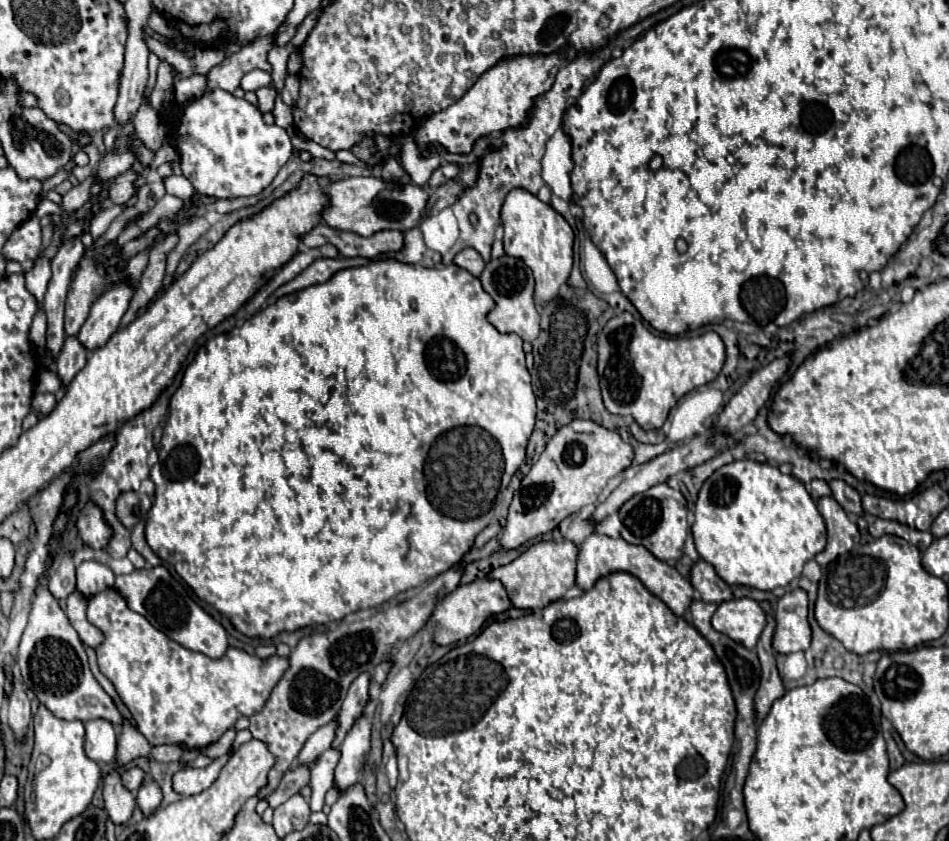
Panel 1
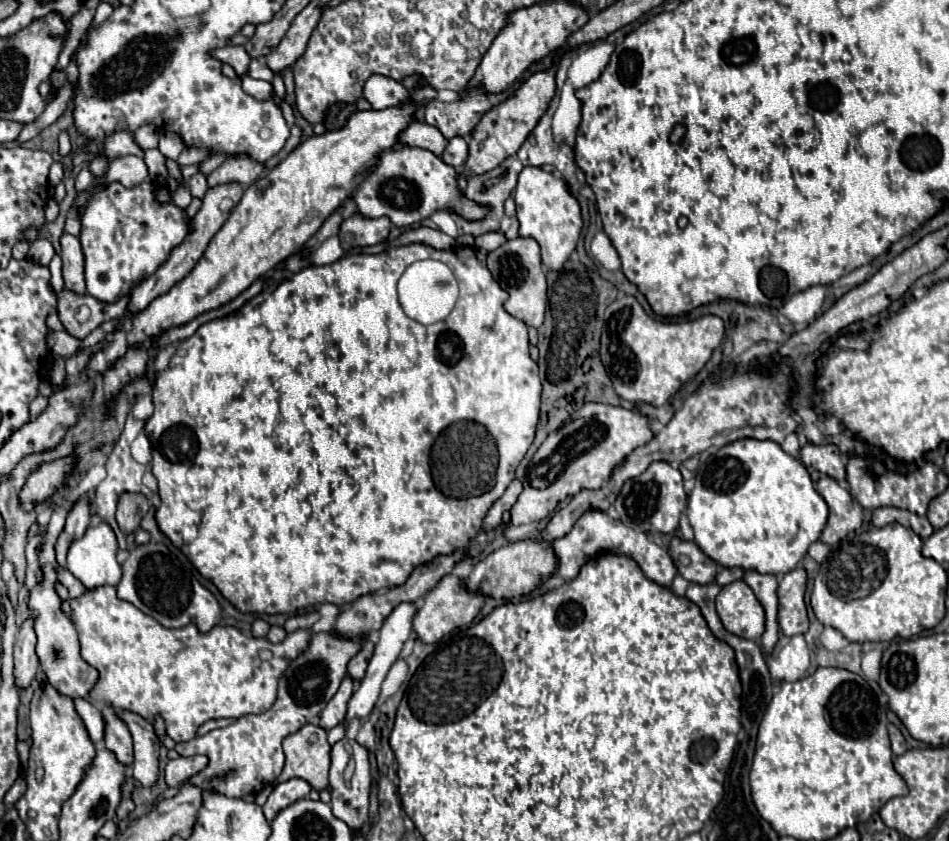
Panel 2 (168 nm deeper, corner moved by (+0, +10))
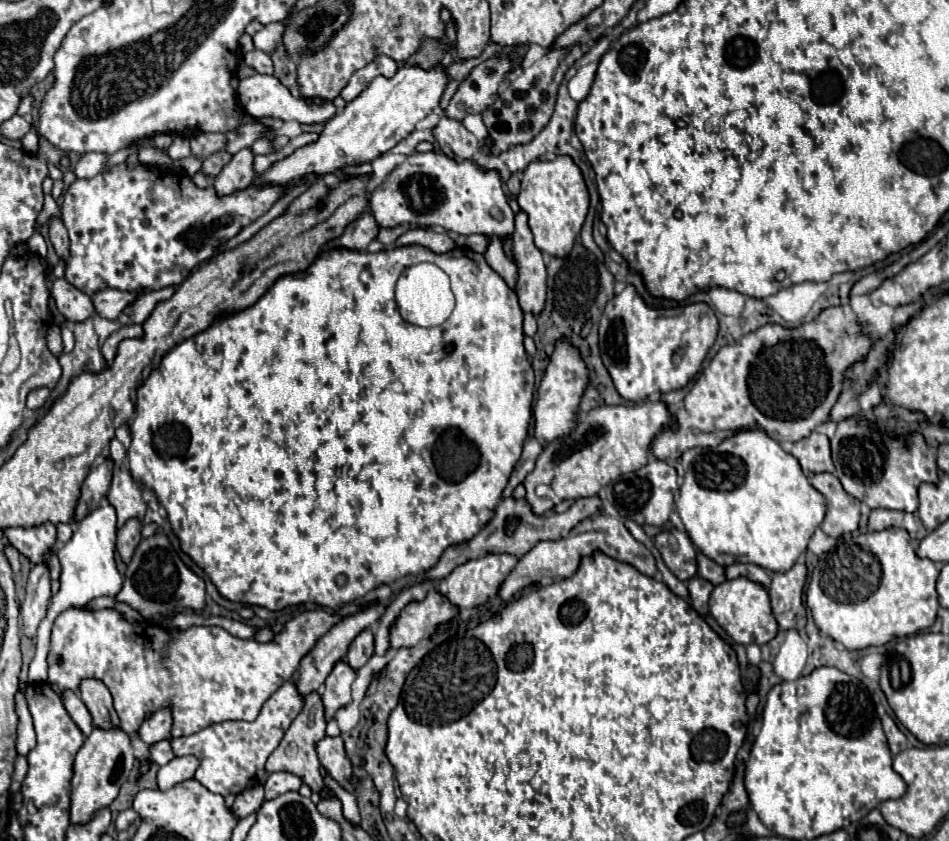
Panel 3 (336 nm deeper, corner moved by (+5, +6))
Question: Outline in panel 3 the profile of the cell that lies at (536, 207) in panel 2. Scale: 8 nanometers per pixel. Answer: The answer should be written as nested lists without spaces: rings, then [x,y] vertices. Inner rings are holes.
[[[560,156],[554,160],[536,160],[530,162],[522,172],[522,190],[518,194],[520,210],[524,210],[530,220],[530,230],[534,234],[534,242],[542,252],[552,256],[568,256],[580,228],[584,224],[590,196],[580,168],[568,156]]]

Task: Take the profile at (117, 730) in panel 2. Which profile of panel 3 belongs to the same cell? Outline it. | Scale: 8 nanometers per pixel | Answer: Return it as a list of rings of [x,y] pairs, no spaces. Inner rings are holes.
[[[84,678],[84,682],[80,682],[80,686],[78,686],[78,692],[80,692],[82,702],[90,710],[96,726],[110,728],[110,726],[120,724],[116,710],[112,706],[110,690],[104,686],[104,682],[100,682],[96,678]]]

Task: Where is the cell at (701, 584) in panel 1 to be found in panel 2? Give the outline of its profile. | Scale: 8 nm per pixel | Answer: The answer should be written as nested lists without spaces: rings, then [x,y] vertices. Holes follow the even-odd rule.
[[[673,538],[671,556],[679,574],[689,582],[709,584],[717,576],[719,566],[695,542]]]

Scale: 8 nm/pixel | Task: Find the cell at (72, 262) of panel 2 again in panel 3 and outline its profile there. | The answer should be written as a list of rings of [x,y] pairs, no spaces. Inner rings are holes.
[[[52,216],[50,220],[48,220],[48,234],[50,234],[50,242],[54,244],[54,248],[56,248],[56,254],[62,258],[62,260],[66,260],[68,258],[68,234],[66,234],[66,230],[64,230],[64,222],[60,222],[60,218],[58,216]]]

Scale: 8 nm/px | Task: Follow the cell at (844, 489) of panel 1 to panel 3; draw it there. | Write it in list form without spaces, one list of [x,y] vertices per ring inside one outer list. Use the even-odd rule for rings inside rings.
[[[812,432],[808,438],[800,440],[792,448],[792,456],[800,462],[802,470],[808,472],[834,472],[834,464],[830,458],[830,442],[822,432]]]

